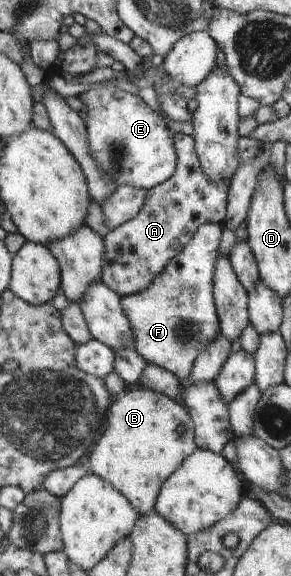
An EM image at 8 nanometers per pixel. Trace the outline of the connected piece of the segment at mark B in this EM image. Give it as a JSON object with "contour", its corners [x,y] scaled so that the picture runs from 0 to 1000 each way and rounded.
{"contour":[[[478,668],[436,672],[423,682],[388,693],[368,715],[364,743],[306,783],[292,804],[306,816],[351,833],[375,837],[426,865],[474,894],[512,894],[536,889],[536,866],[560,837],[612,816],[629,799],[677,776],[667,764],[667,738],[646,714],[567,684],[540,682]]]}

